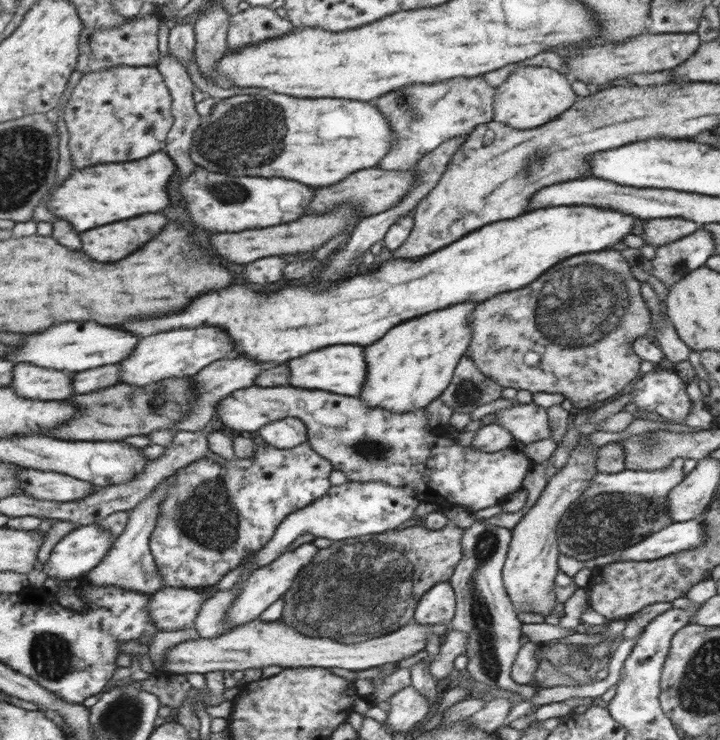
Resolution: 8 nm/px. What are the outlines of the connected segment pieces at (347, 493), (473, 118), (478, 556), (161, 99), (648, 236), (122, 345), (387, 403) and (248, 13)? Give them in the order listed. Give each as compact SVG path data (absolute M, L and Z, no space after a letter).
M378 480L345 481L339 486L331 484L321 498L290 512L279 522L271 540L251 559L250 569L257 570L272 563L275 558L285 553L287 546L305 533L313 535L315 539L326 538L333 542L393 530L398 525L403 526L403 522L411 518L418 504L419 500L414 497L414 492L406 486L395 488Z
M478 75L469 79L457 77L440 83L413 84L389 92L389 96L381 96L381 100L375 100L375 106L385 116L385 120L389 120L389 126L393 128L395 144L392 144L393 150L388 152L387 158L380 160L376 167L386 171L409 171L423 156L435 150L446 140L455 139L459 135L467 136L474 127L493 121L495 94L496 88L489 85L483 76Z
M475 519L469 528L462 529L462 533L463 558L448 583L454 591L454 615L449 622L451 630L467 634L464 654L468 656L468 662L465 670L475 682L487 684L491 690L505 689L513 692L518 700L530 699L536 689L513 683L510 678L522 636L519 631L522 623L517 619L517 611L503 586L503 566L511 543L511 531Z
M154 66L109 67L82 75L64 110L74 170L106 162L136 161L161 150L166 144L165 134L175 123L169 114L172 98L163 82Z
M661 217L645 219L641 238L646 244L655 247L672 243L697 230L697 224L679 217Z
M85 322L85 324L61 324L49 328L49 332L41 332L35 336L29 336L23 344L17 346L17 352L9 356L11 362L33 362L41 364L43 368L57 368L57 370L71 370L81 372L105 364L117 364L123 362L125 356L131 354L131 350L137 344L137 336L129 334L125 330L113 330L97 322Z
M473 302L469 304L453 304L453 308L440 308L431 311L427 315L416 316L407 320L405 324L397 324L385 340L377 340L377 344L365 346L365 360L369 360L369 384L365 384L365 390L359 394L370 408L384 408L396 413L404 413L417 409L423 409L434 398L440 395L442 390L451 380L457 360L467 352L467 344L471 338L471 330L467 326L467 316L473 310Z
M251 7L233 11L228 20L227 55L247 45L281 36L295 29L286 17L275 14L268 7Z

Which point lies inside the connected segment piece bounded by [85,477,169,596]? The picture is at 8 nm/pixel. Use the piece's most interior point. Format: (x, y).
(130, 565)

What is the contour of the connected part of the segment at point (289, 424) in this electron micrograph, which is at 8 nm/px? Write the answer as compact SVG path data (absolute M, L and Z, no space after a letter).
M285 417L261 427L259 436L273 448L289 449L307 440L307 428L297 417Z

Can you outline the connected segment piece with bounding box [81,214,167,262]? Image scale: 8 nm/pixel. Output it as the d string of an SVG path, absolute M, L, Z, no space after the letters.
M145 214L133 220L125 220L121 224L109 224L109 228L95 228L93 232L81 234L83 250L101 262L117 262L119 258L125 258L127 254L137 250L141 244L151 240L165 224L167 224L167 218L163 214Z

